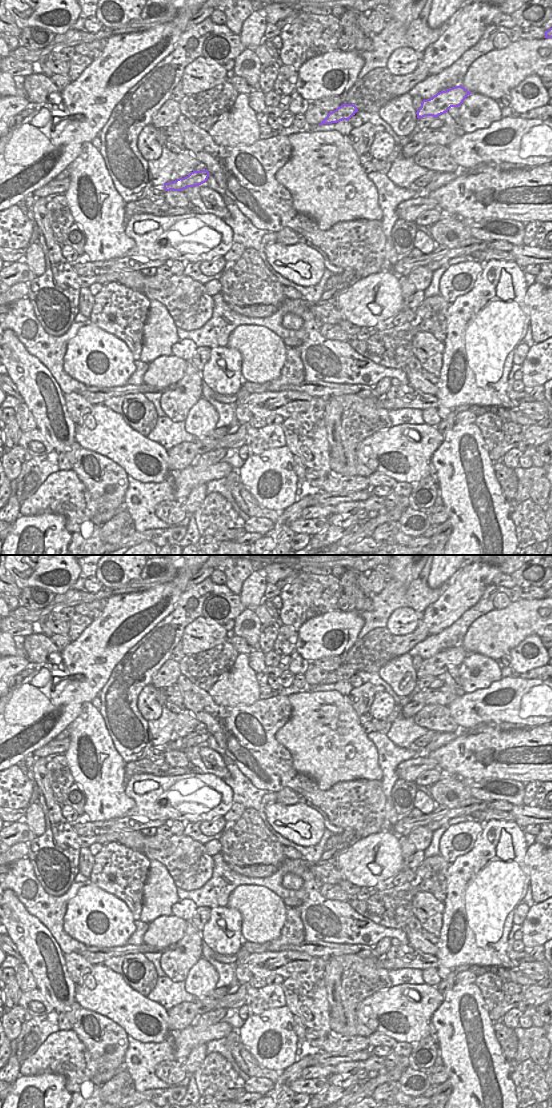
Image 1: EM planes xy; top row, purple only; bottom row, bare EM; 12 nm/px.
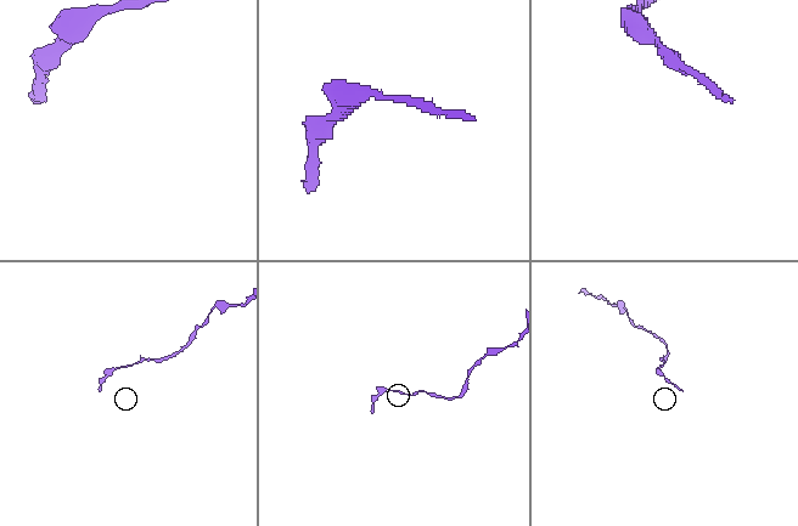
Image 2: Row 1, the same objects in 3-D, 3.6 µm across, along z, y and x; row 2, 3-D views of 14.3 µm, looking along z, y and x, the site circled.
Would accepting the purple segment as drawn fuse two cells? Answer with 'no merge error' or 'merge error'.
no merge error

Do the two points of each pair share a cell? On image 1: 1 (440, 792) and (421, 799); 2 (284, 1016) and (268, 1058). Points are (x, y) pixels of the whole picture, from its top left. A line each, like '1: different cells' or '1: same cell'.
1: different cells
2: same cell

